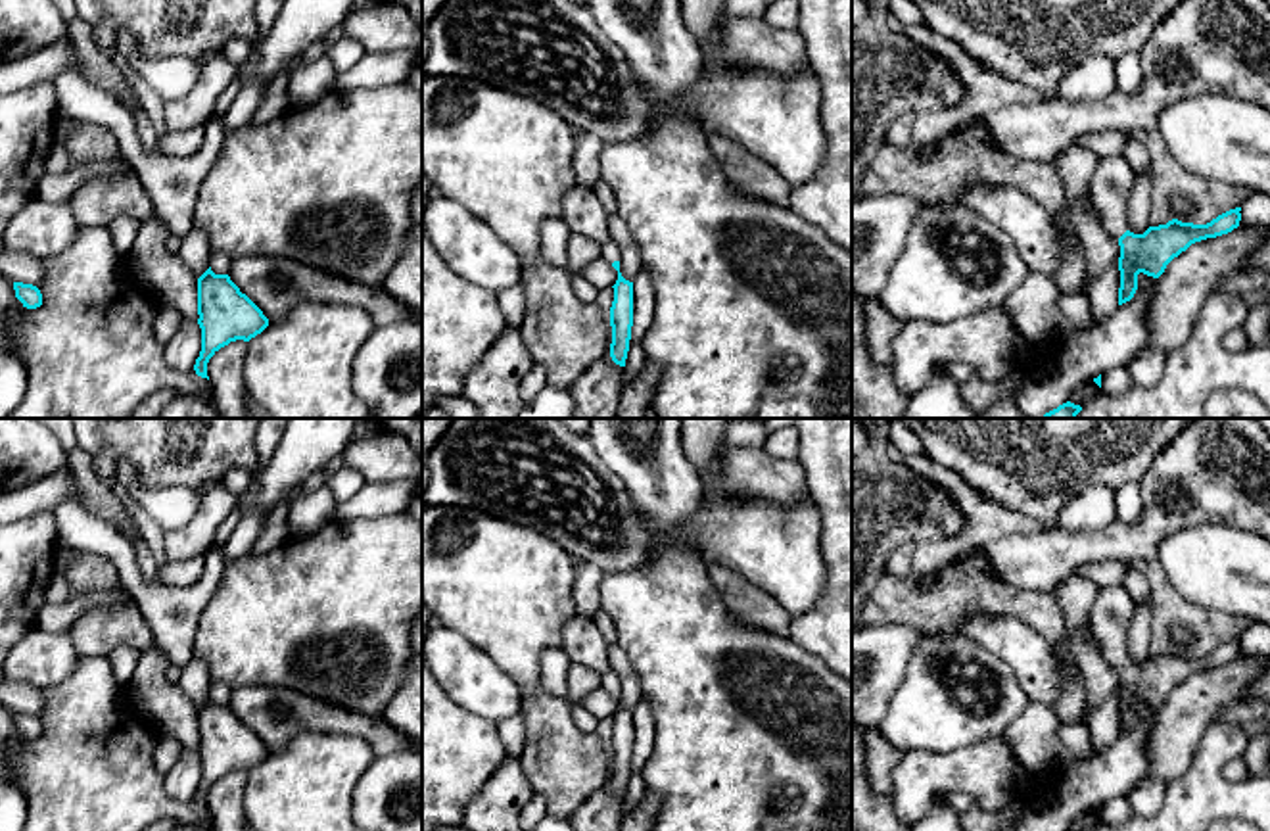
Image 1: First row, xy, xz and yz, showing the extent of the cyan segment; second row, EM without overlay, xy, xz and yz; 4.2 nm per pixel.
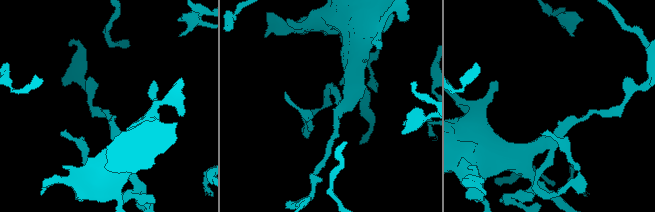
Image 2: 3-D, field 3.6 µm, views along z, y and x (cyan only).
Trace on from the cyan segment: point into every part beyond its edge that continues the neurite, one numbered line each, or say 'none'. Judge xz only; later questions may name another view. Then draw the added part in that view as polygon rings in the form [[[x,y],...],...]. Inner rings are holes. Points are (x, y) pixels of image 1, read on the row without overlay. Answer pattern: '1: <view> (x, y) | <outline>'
1: xz (609, 680) | [[[612,670],[604,672],[600,676],[600,687],[606,689],[608,693],[620,691],[620,677]]]

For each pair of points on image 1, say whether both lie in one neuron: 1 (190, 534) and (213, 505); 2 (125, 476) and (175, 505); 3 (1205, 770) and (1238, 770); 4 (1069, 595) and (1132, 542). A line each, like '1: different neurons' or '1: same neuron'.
1: same neuron
2: same neuron
3: different neurons
4: different neurons

